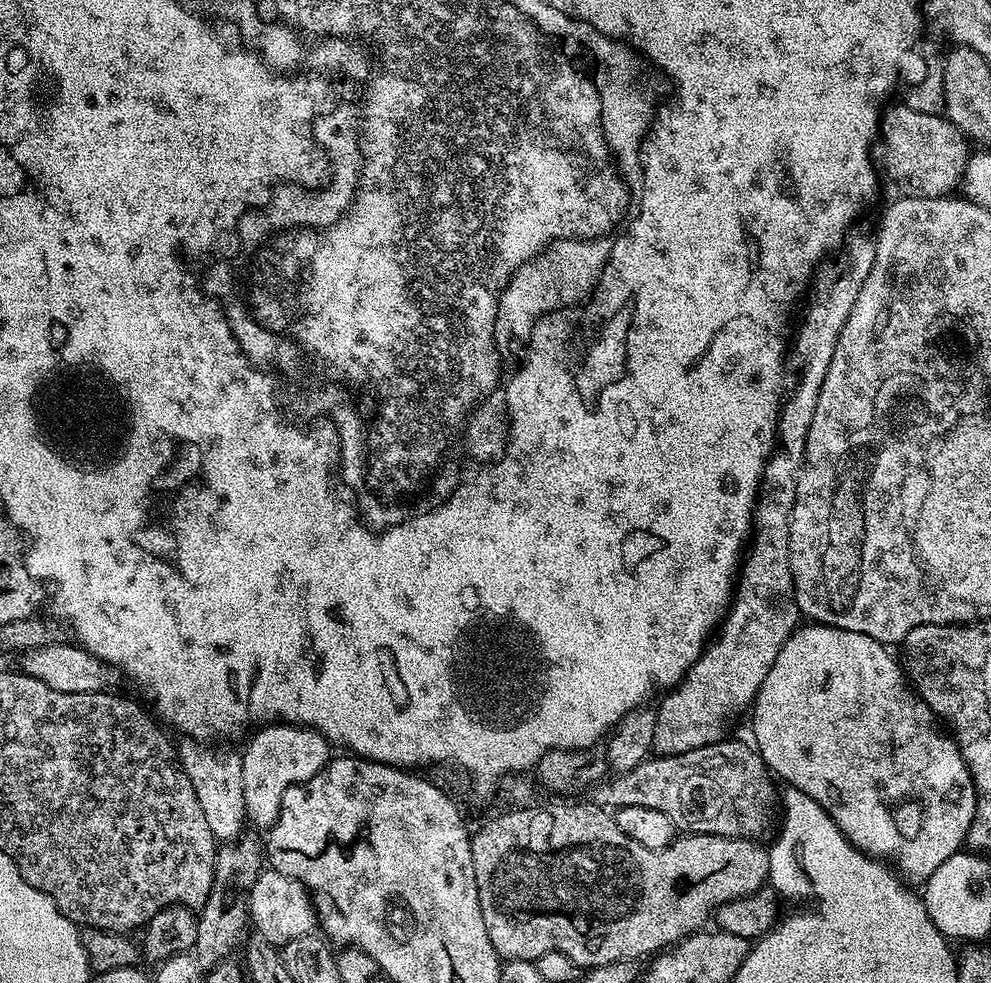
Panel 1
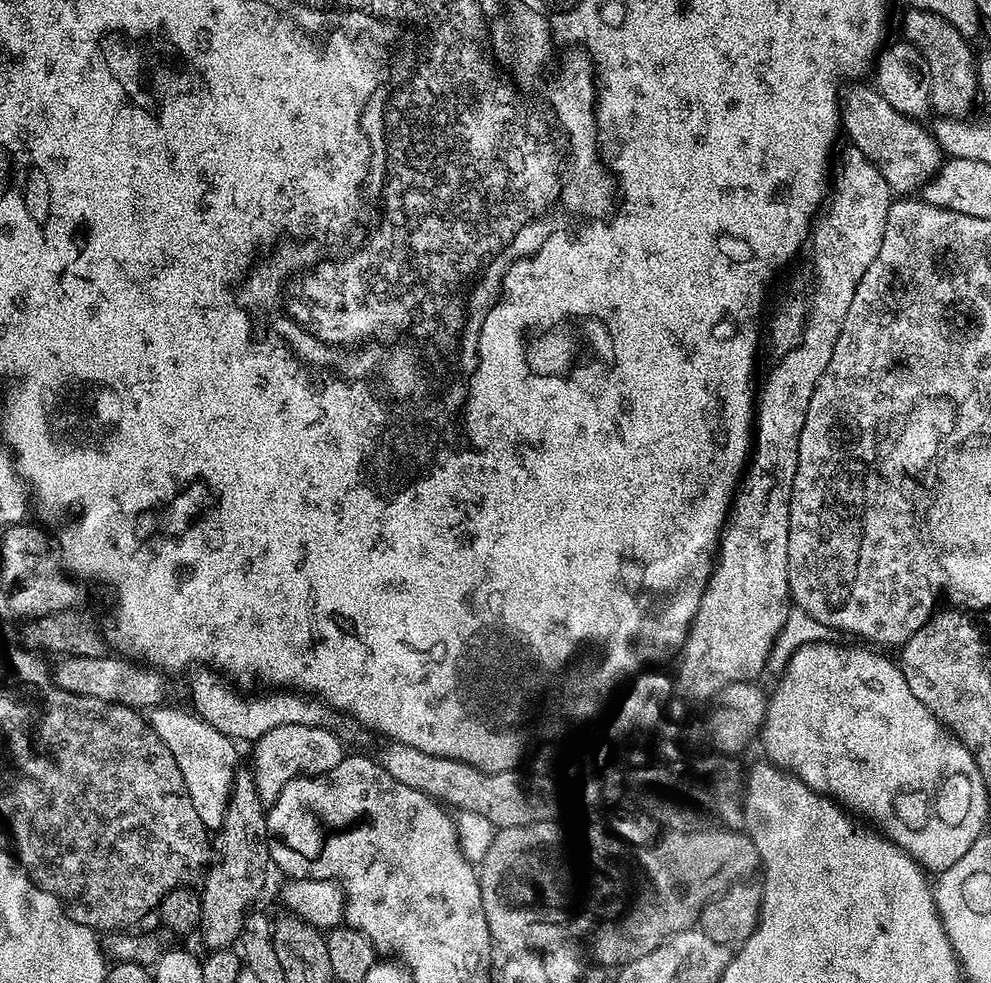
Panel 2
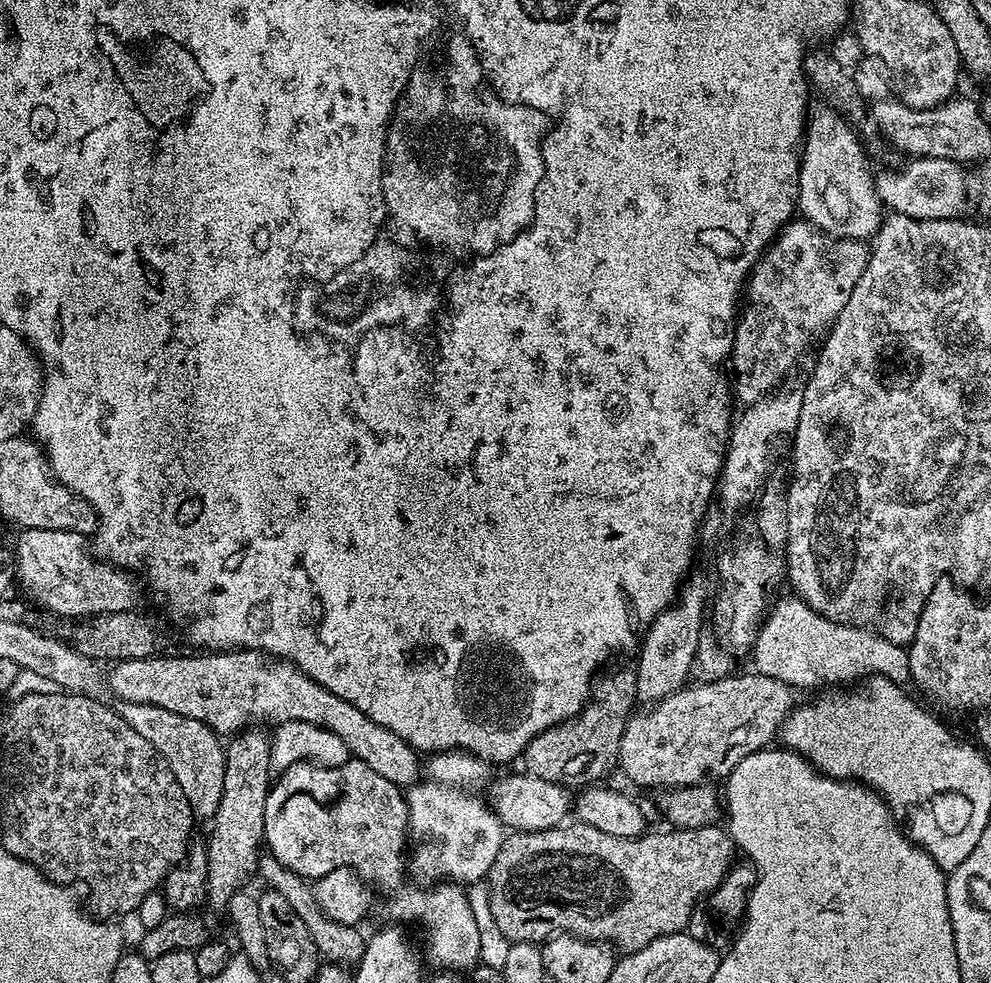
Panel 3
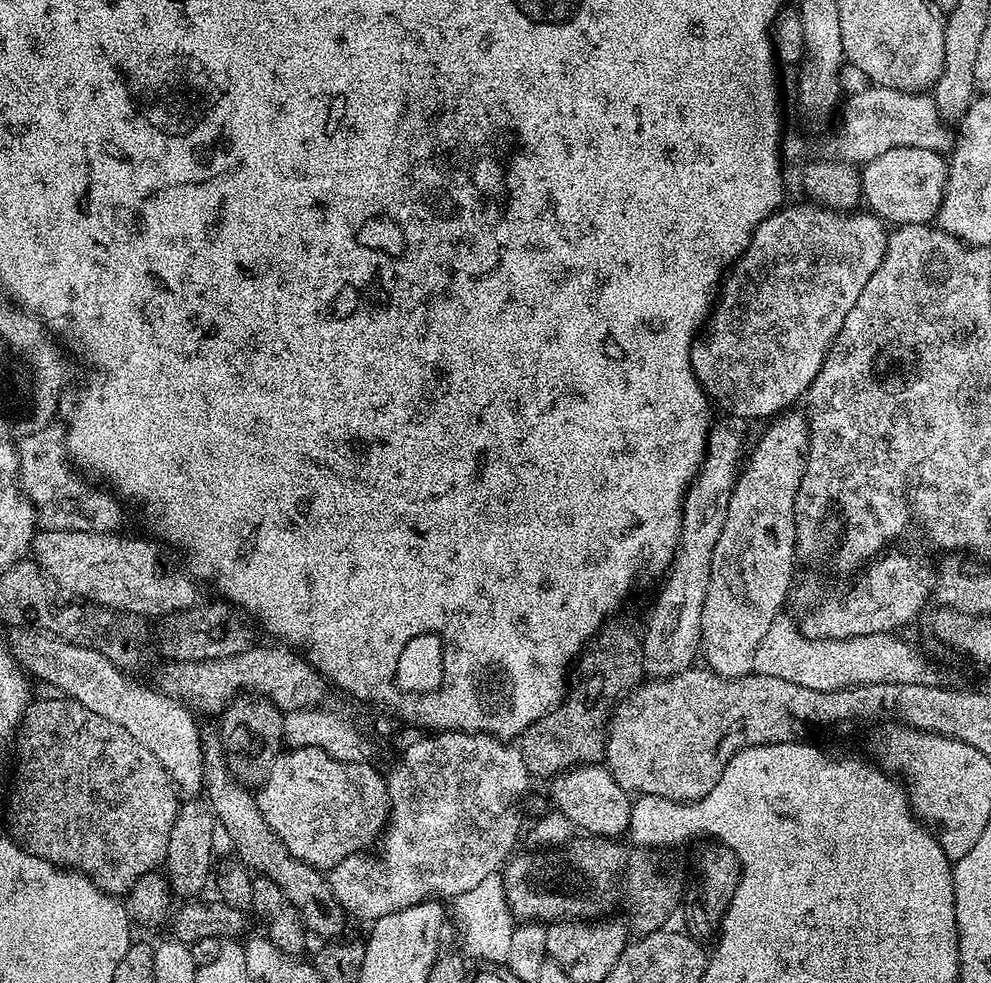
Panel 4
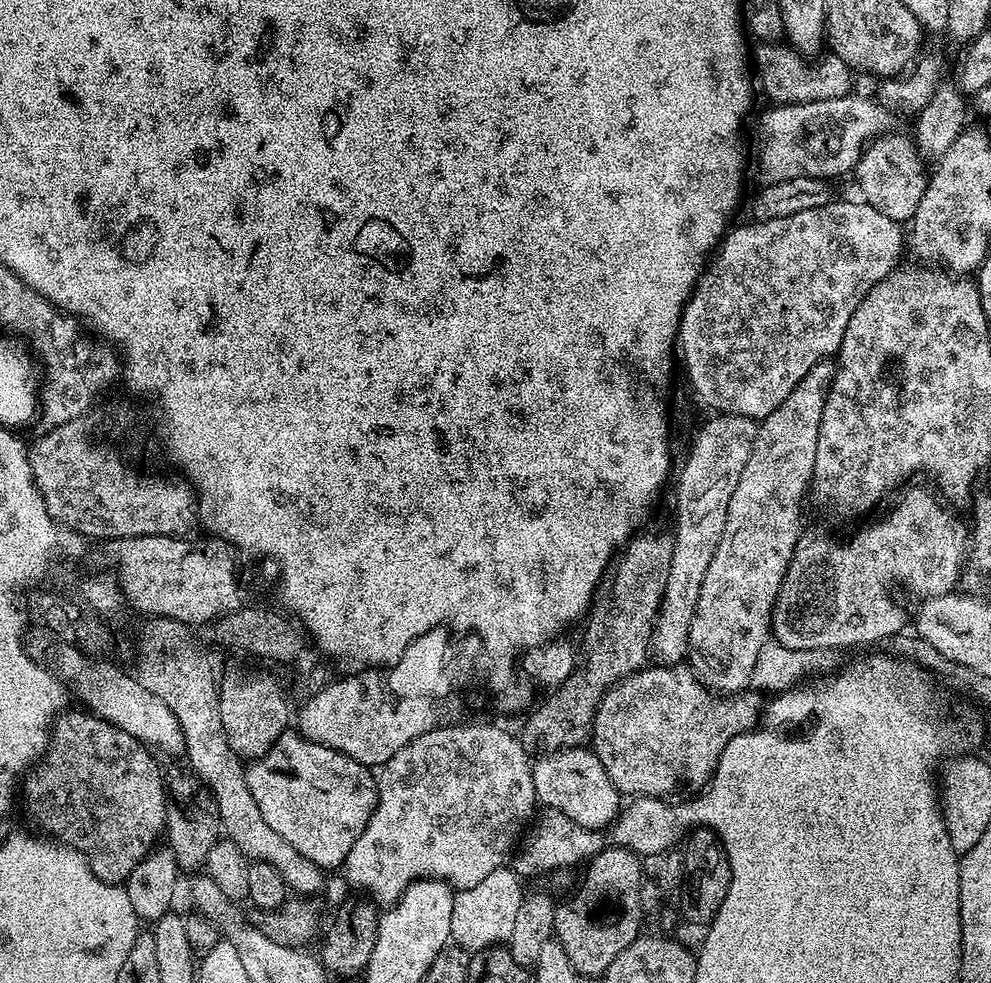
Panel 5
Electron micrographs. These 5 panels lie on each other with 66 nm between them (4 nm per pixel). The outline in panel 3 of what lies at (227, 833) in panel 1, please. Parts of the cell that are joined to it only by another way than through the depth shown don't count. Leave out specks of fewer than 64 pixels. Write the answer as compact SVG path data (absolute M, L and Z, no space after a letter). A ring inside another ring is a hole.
M123 702L118 711L170 766L171 773L186 795L193 815L198 818L202 816L205 820L214 816L218 802L221 801L222 782L225 781L224 746L219 735L194 718L156 705Z

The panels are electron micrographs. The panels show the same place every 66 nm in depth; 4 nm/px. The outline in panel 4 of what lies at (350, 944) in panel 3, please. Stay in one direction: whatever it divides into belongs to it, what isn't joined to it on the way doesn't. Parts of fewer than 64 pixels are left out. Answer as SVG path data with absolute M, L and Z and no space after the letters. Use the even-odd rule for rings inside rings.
M212 734L203 739L204 772L203 781L208 792L207 801L222 826L232 840L244 866L259 875L270 878L282 889L282 894L294 903L304 923L305 929L312 935L318 934L324 940L341 937L348 918L343 907L334 898L331 883L319 870L300 859L294 858L278 838L261 814L257 797L239 780L236 780L226 766L224 752L219 737Z

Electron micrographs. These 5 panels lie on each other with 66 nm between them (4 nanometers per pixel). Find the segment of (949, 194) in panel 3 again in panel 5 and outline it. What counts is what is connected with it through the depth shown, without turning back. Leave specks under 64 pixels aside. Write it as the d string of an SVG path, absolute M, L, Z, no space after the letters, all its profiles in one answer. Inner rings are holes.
M892 135L878 136L865 147L854 169L854 177L856 176L856 184L860 187L859 195L863 203L874 206L874 210L886 214L886 218L908 222L916 213L918 202L922 202L930 176L926 168L924 172L925 161L914 147L913 141L909 137L907 140L904 136Z

